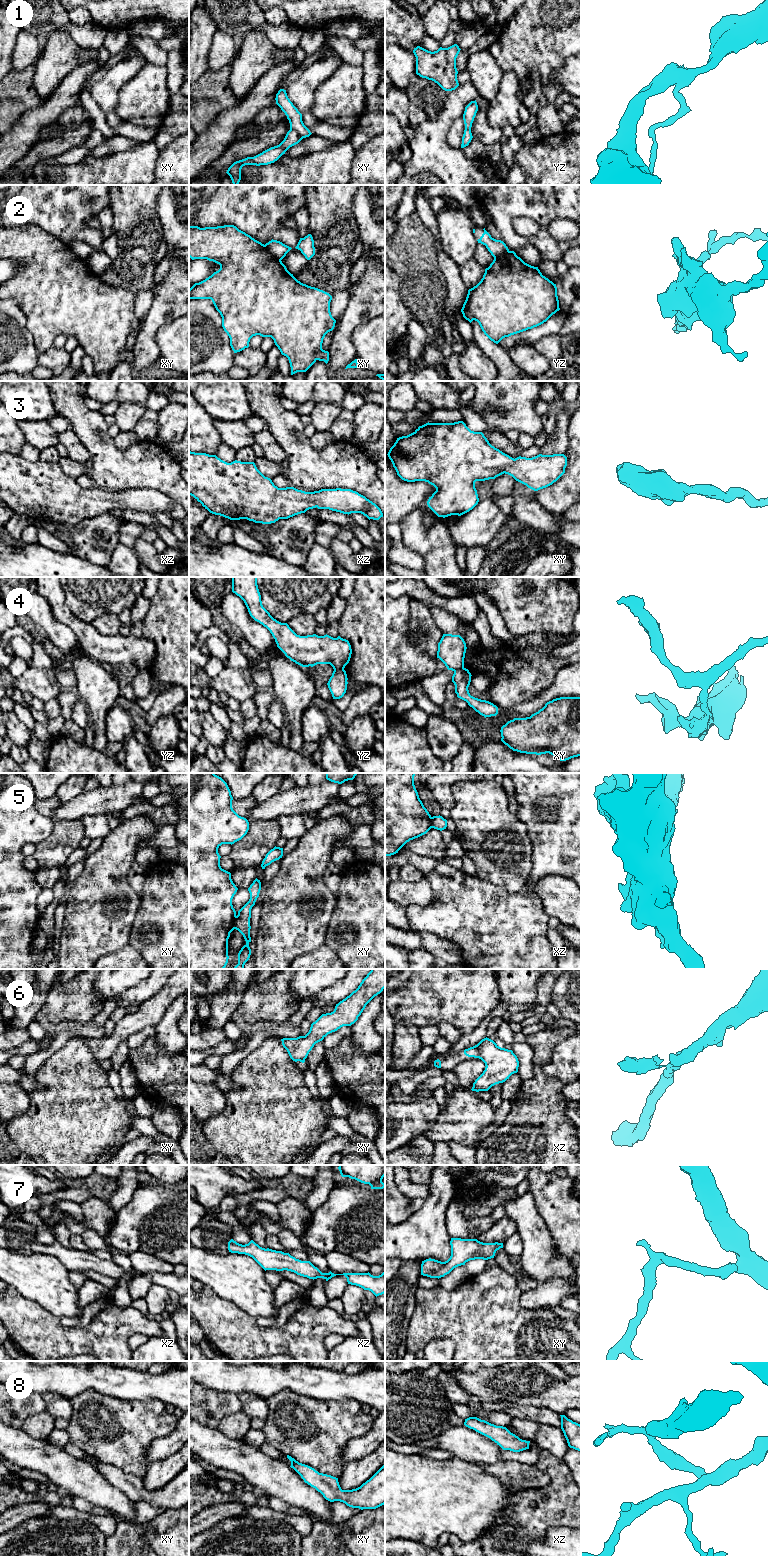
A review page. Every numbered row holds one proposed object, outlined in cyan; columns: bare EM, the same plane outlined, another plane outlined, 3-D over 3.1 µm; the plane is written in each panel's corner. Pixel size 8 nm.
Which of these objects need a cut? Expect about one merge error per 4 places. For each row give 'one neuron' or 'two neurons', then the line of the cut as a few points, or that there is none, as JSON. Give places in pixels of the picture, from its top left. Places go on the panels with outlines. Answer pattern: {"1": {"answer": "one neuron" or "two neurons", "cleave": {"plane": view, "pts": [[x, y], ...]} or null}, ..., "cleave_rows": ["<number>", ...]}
{"1": {"answer": "two neurons", "cleave": {"plane": "xy", "pts": [[290, 127], [303, 137]]}}, "2": {"answer": "two neurons", "cleave": {"plane": "xy", "pts": [[264, 245], [273, 256], [280, 260]]}}, "3": {"answer": "one neuron", "cleave": null}, "4": {"answer": "two neurons", "cleave": {"plane": "yz", "pts": [[334, 668], [343, 669]]}}, "5": {"answer": "two neurons", "cleave": {"plane": "xy", "pts": [[236, 916], [233, 928]]}}, "6": {"answer": "one neuron", "cleave": null}, "7": {"answer": "one neuron", "cleave": null}, "8": {"answer": "one neuron", "cleave": null}, "cleave_rows": ["1", "2", "4", "5"]}

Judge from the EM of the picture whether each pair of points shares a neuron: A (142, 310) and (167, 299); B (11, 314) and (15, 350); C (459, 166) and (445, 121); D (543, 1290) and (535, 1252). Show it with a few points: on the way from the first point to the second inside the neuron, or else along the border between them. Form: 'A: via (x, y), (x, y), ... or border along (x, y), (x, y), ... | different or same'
A: border along (152, 292), (152, 305), (144, 317) | different
B: via (11, 323), (11, 341) | same
C: via (448, 155), (441, 148), (441, 132) | same
D: border along (538, 1281), (562, 1279), (565, 1282) | different

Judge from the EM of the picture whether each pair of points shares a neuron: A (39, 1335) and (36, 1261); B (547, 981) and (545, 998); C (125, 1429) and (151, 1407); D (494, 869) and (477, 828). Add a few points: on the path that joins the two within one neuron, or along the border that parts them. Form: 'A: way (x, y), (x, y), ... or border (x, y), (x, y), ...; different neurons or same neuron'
A: border (18, 1291), (57, 1317); different neurons
B: way (545, 985), (545, 994); same neuron
C: way (131, 1426), (145, 1413); same neuron
D: way (485, 859), (476, 850), (477, 838); same neuron

